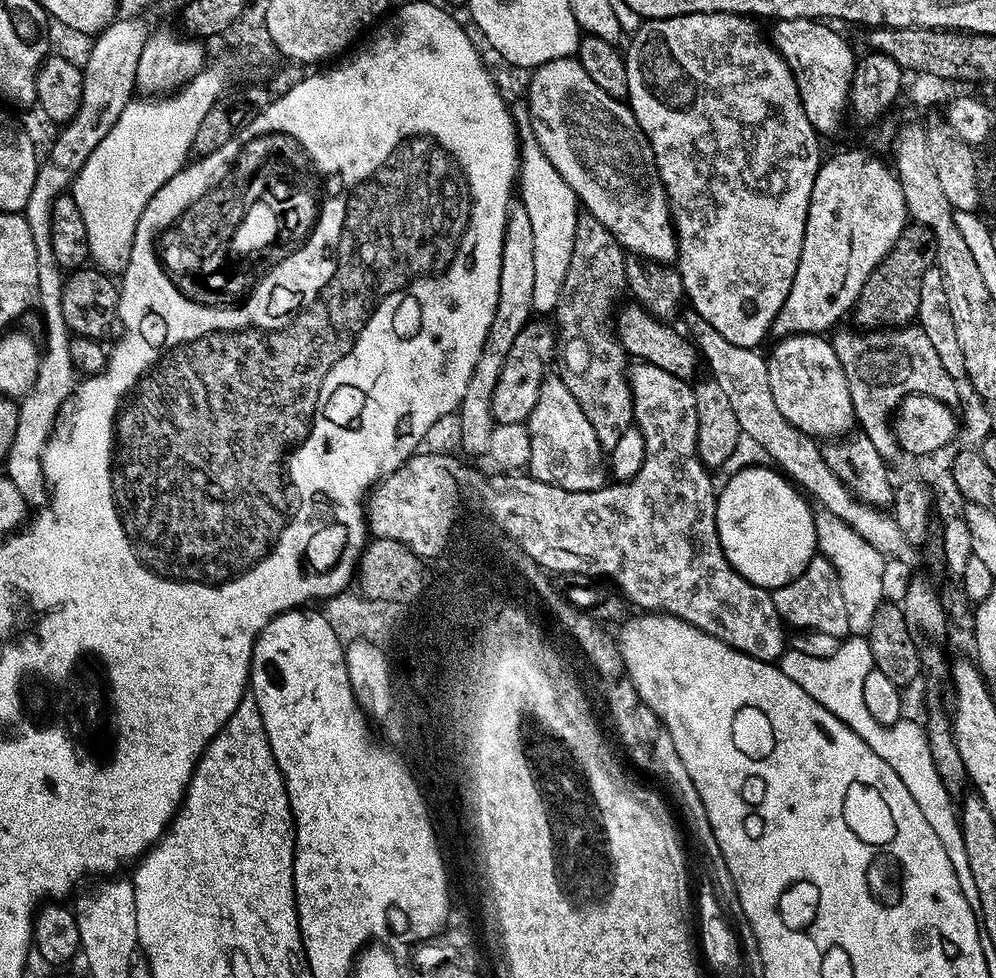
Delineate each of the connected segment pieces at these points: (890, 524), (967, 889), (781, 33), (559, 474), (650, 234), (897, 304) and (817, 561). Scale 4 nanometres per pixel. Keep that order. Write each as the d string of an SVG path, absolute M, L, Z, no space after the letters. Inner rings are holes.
M689 311L688 328L691 339L698 347L699 355L708 363L711 379L722 386L722 391L727 395L731 409L738 418L738 426L741 432L752 436L762 446L767 459L783 475L794 481L805 493L815 498L829 512L834 512L847 522L851 528L861 532L870 544L884 553L885 557L897 556L902 563L908 564L915 558L917 549L902 534L898 528L898 522L890 514L885 514L881 509L872 508L857 500L844 483L830 470L826 464L826 458L820 453L821 445L813 437L796 429L782 416L774 402L773 391L770 390L770 374L767 373L768 361L755 348L736 346L734 342L728 342L706 318L698 313Z
M853 635L841 639L834 654L826 658L802 654L802 650L792 646L781 654L778 661L778 667L782 674L786 674L786 678L790 678L790 682L798 682L798 686L802 686L802 690L806 690L810 698L826 706L826 710L830 710L834 718L846 722L846 726L850 726L850 730L854 730L854 734L858 734L858 738L862 738L862 742L866 742L866 746L870 746L870 750L874 750L878 758L890 762L894 774L902 778L906 790L910 790L914 802L918 802L918 810L922 810L926 822L930 822L934 834L938 834L938 842L942 842L946 849L946 858L950 858L950 866L954 866L954 874L958 878L958 887L962 889L962 898L966 898L970 910L979 913L977 884L974 883L973 871L970 870L969 859L966 858L958 808L955 803L952 805L953 793L949 792L934 766L925 725L915 724L908 718L902 718L893 724L883 724L870 715L870 710L866 710L862 685L866 683L866 674L870 674L873 666L867 639Z
M822 20L775 21L771 39L784 61L796 75L796 85L804 103L806 116L816 127L817 133L832 132L840 124L840 108L849 107L849 87L858 72L858 58L852 53L848 40L835 32L831 23Z
M559 375L545 376L538 402L526 423L530 434L530 462L527 471L535 480L550 486L562 486L562 490L571 492L589 492L604 487L606 450L594 435L586 414L582 414L582 406L574 402L574 394L566 390Z
M571 56L548 61L531 73L526 103L528 113L532 115L534 134L542 146L546 158L550 158L554 170L558 170L558 174L562 174L562 178L566 178L566 186L570 186L570 190L576 195L576 199L580 201L583 211L587 213L587 215L598 218L598 222L602 222L602 226L606 226L606 230L610 230L614 234L614 238L620 243L620 247L627 250L629 253L637 252L638 255L645 256L645 258L643 258L645 261L655 262L660 266L671 265L678 256L676 250L676 228L672 225L672 208L668 205L666 190L663 184L660 183L659 176L656 175L656 159L652 153L650 142L646 138L646 134L643 130L638 126L638 122L634 118L634 114L627 103L625 103L624 100L616 100L614 97L611 97L610 94L606 94L606 91L602 90L602 88L590 78L590 75L583 69L580 62Z
M905 224L902 234L898 234L898 242L890 246L886 258L874 266L874 274L870 274L866 286L862 286L862 294L854 309L854 317L860 323L857 325L864 330L911 325L918 314L918 298L922 298L922 277L935 263L934 234L921 224Z
M819 554L786 586L772 592L772 601L785 625L796 627L796 630L815 630L829 632L837 638L849 635L846 626L846 605L842 602L842 590L838 586L838 574L830 561Z

